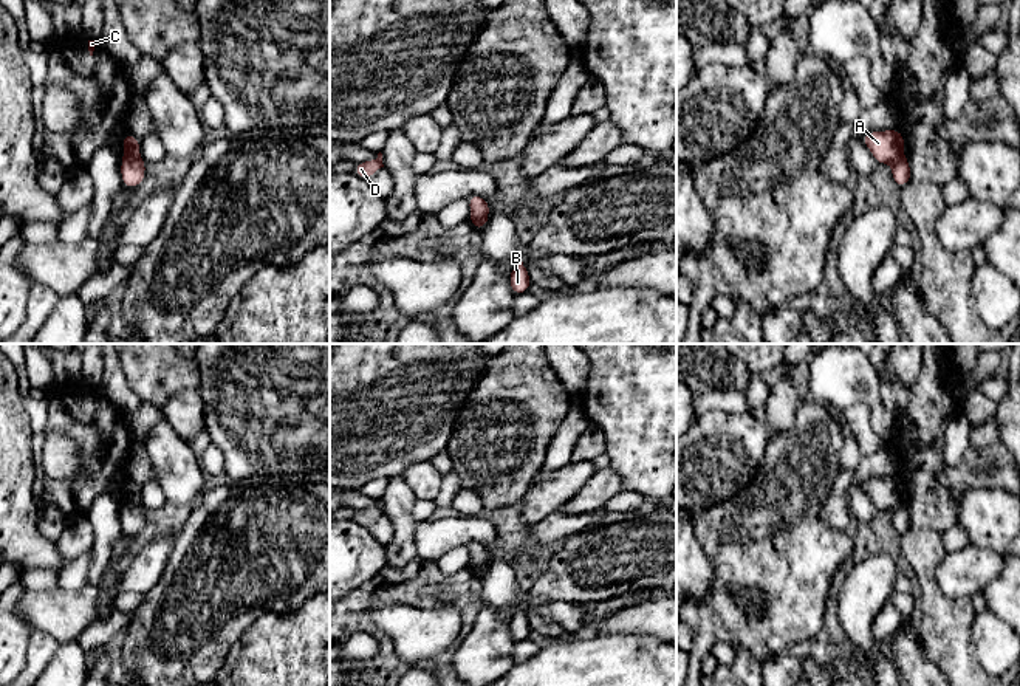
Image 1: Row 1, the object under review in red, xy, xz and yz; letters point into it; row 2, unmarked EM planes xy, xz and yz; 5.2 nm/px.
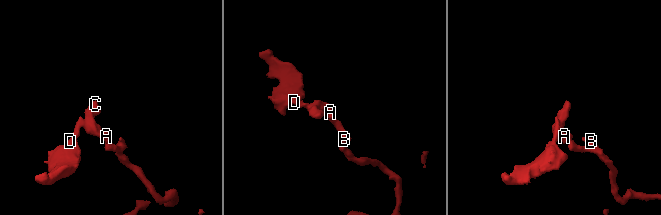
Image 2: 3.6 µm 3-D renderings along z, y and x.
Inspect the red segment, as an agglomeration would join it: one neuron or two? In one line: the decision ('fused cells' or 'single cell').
fused cells

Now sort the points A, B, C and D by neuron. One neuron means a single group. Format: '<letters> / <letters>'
A C D / B

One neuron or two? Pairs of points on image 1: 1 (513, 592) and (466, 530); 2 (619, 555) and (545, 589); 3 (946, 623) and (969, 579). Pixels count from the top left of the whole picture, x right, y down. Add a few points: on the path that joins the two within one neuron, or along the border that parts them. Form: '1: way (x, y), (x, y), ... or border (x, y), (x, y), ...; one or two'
1: way (499, 573), (499, 553), (485, 536); one
2: way (601, 562), (564, 576); one
3: border (934, 572), (934, 579), (944, 595), (969, 598); two

